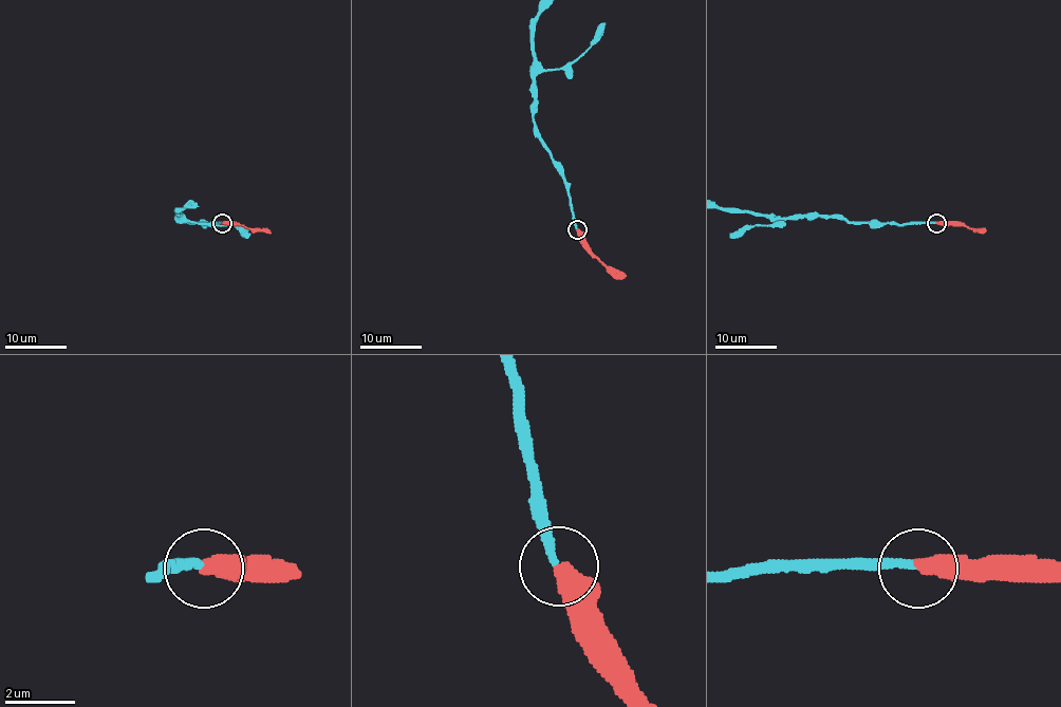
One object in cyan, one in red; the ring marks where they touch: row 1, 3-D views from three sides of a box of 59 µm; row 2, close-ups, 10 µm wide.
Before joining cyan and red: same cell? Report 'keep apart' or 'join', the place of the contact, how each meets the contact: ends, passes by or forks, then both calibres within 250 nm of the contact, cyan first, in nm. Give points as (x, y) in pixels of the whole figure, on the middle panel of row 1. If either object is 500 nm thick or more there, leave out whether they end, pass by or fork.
join; place (577, 229); calibres 220 and 500 nm

